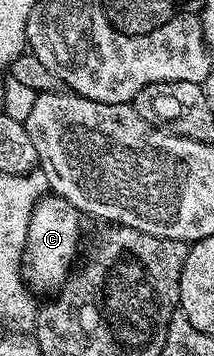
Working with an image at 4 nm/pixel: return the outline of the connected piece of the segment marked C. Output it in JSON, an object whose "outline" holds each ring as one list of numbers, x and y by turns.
{"outline":[[47,195,34,204,32,219,28,223,26,251,22,254,22,279,35,294,53,294,70,276,76,265,74,256,78,253,78,240,82,237,82,221,83,214,63,197]]}

